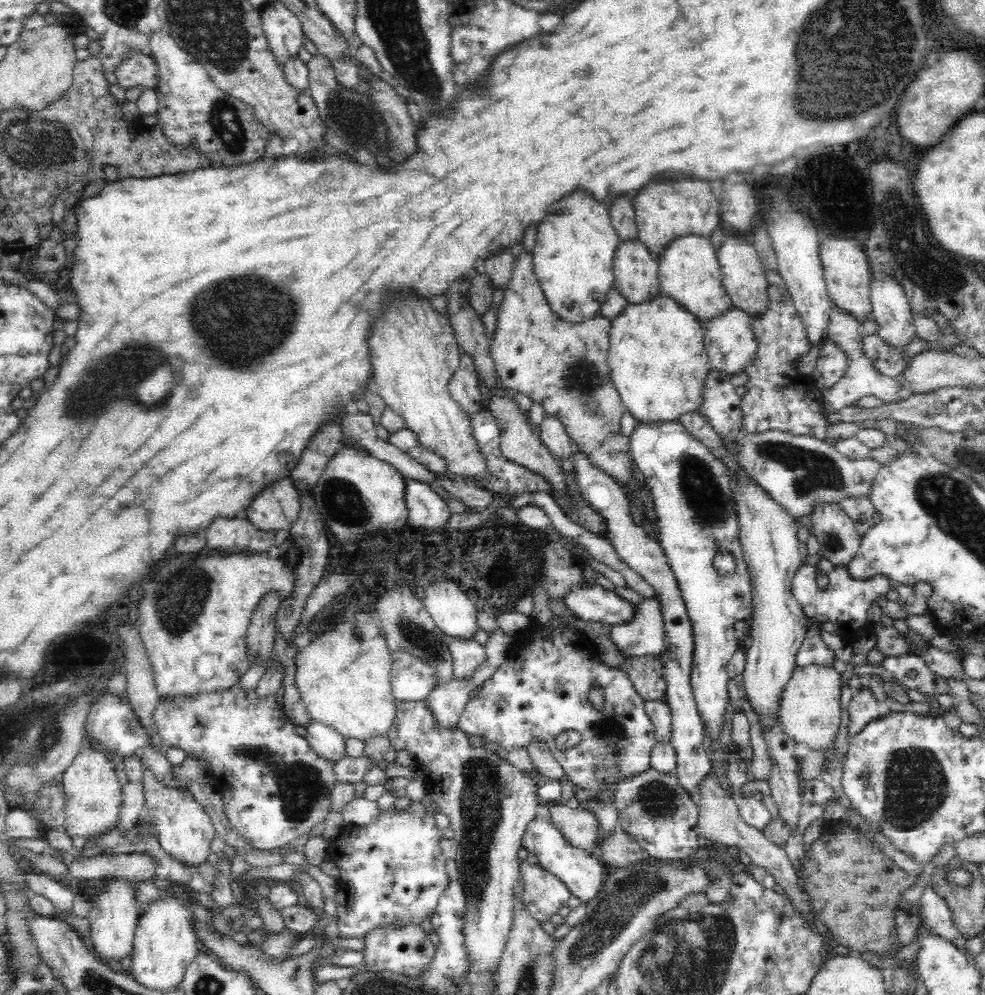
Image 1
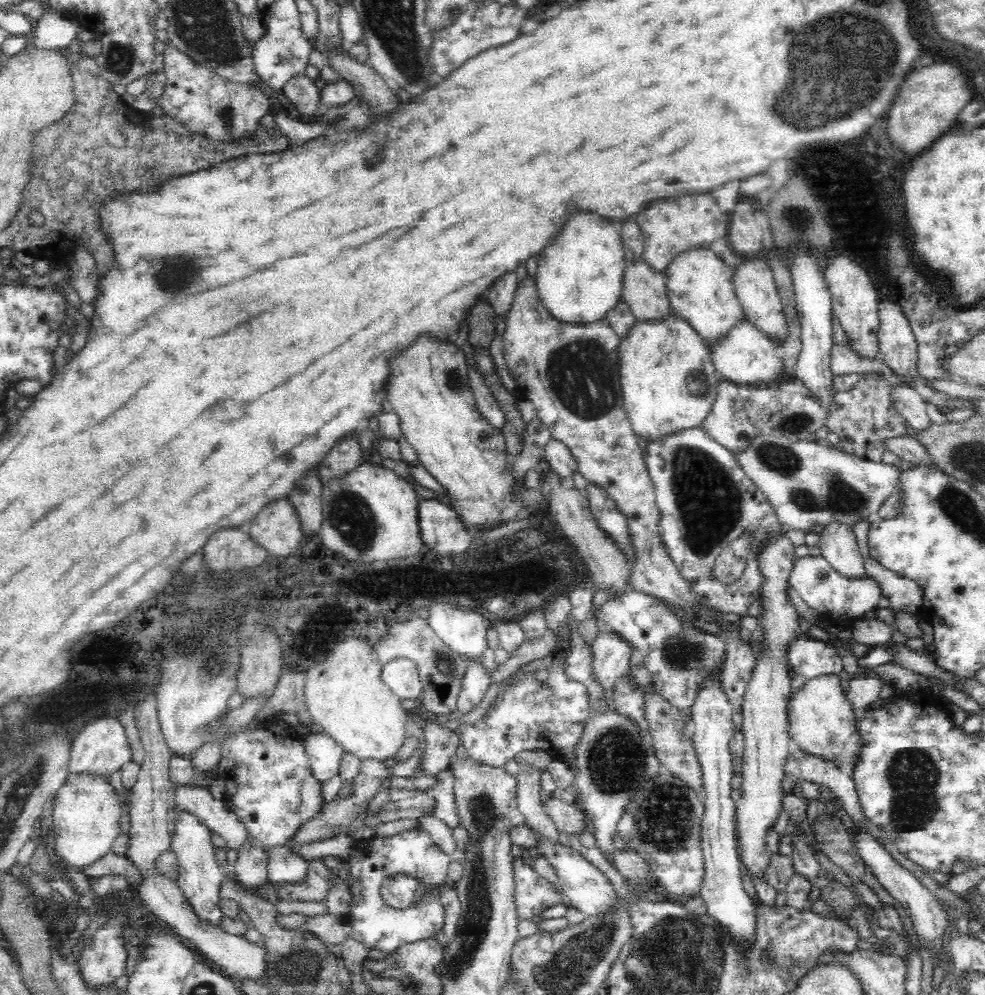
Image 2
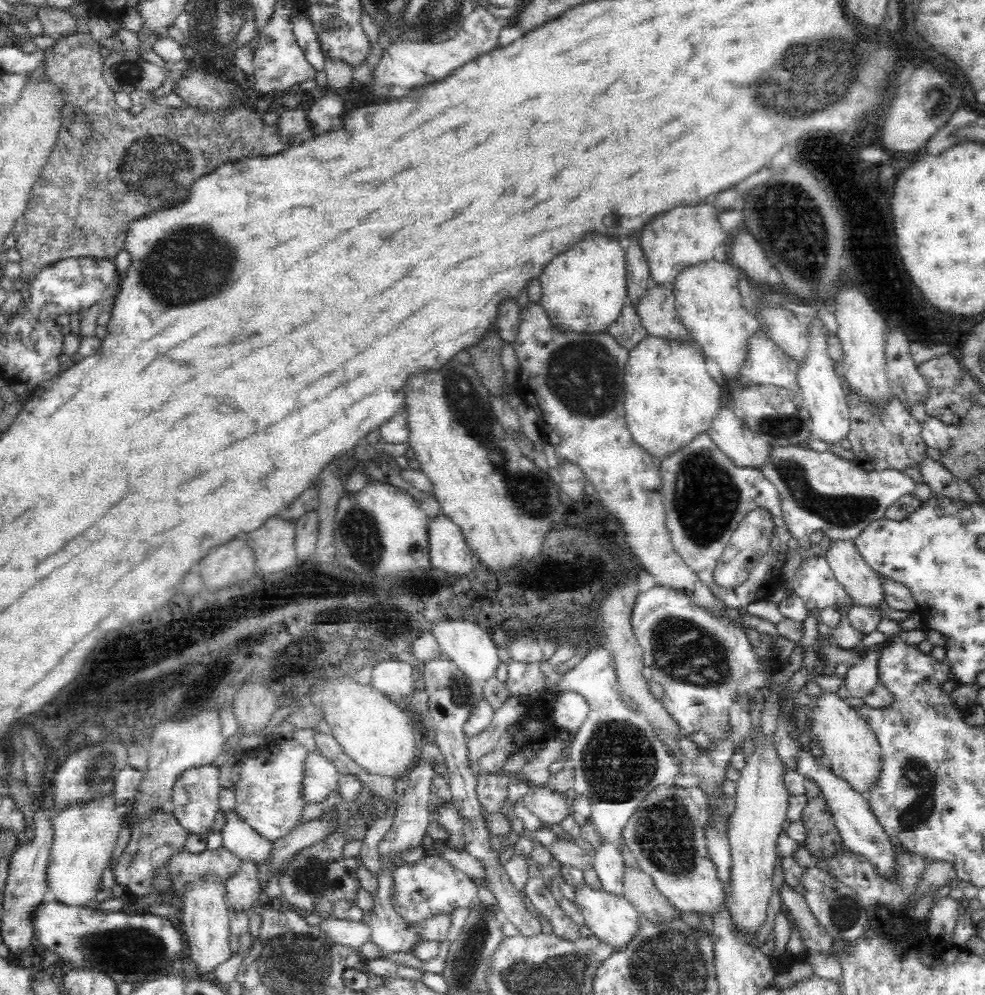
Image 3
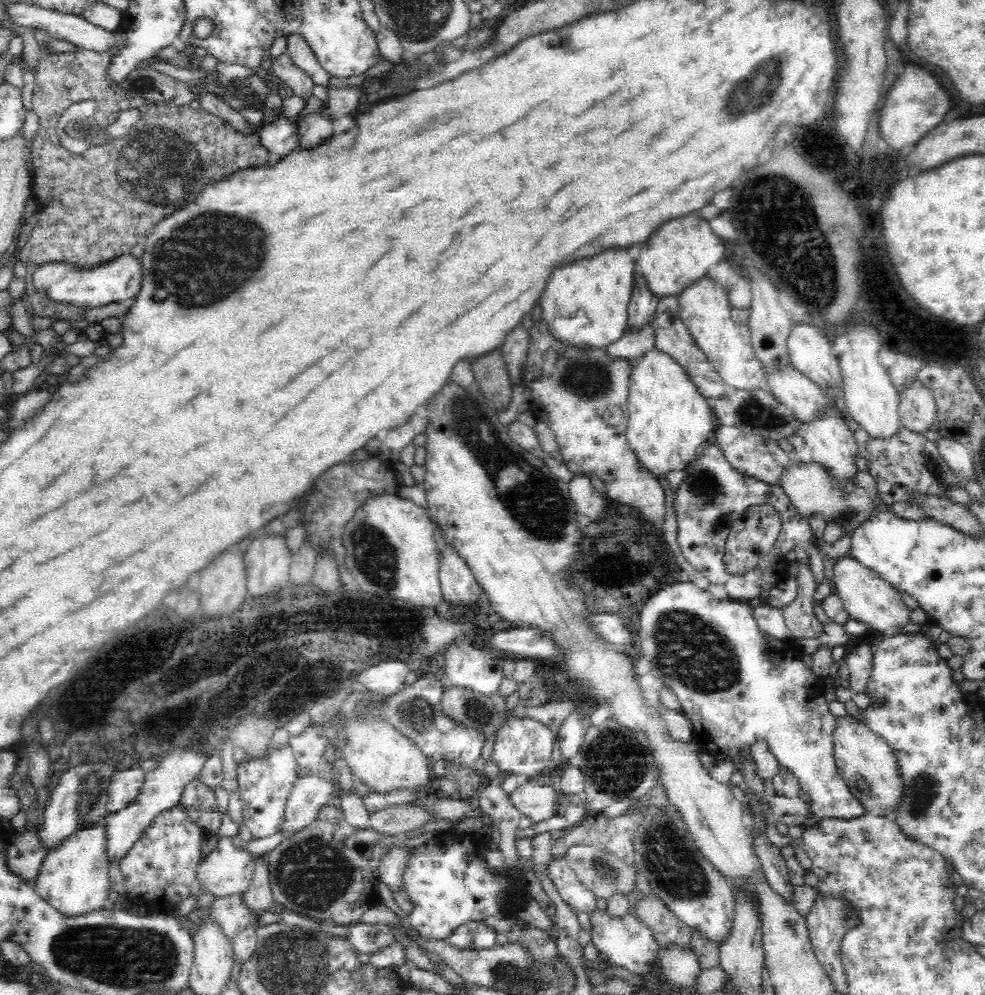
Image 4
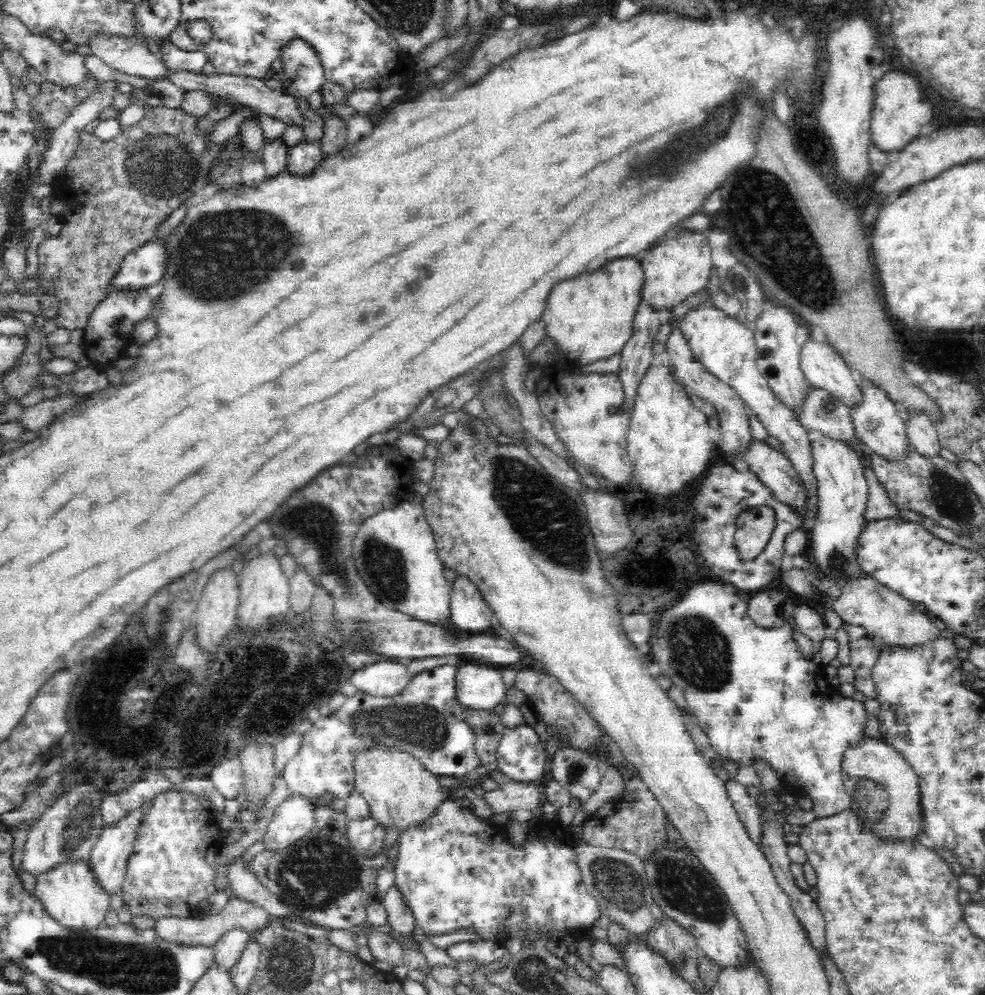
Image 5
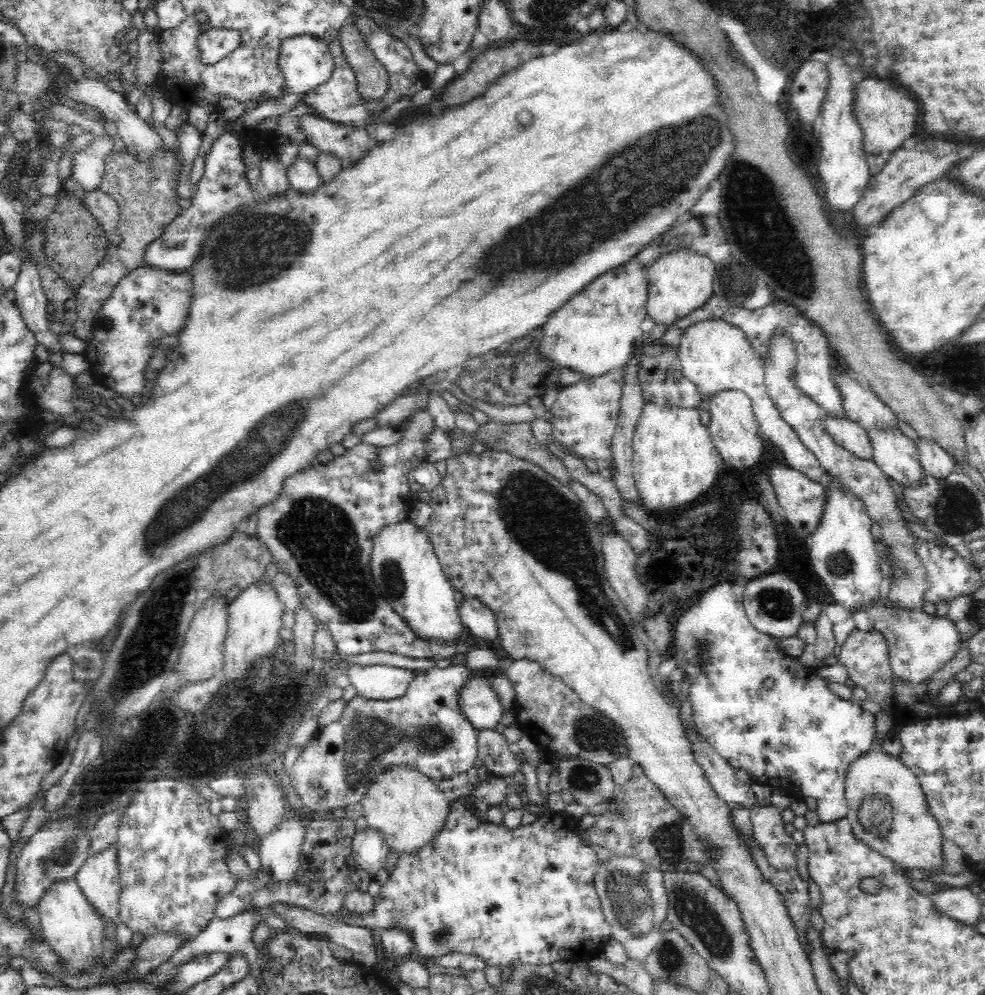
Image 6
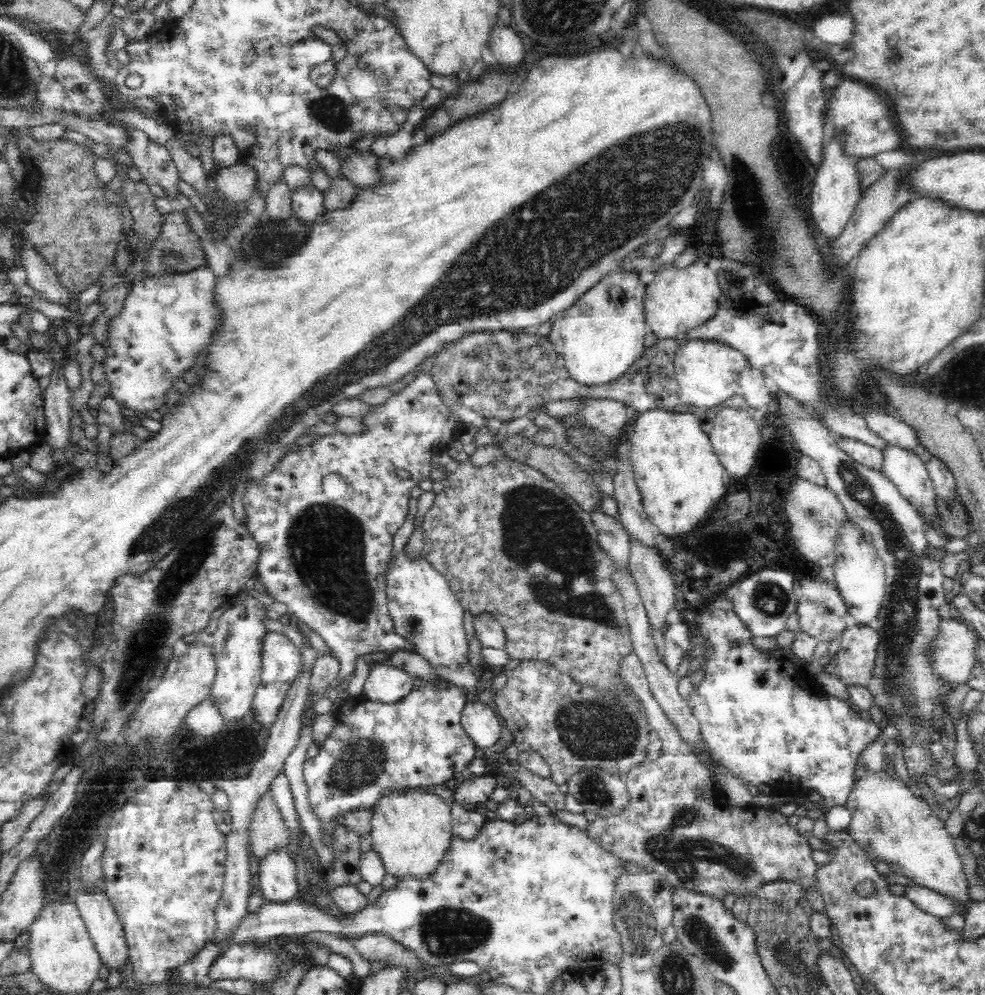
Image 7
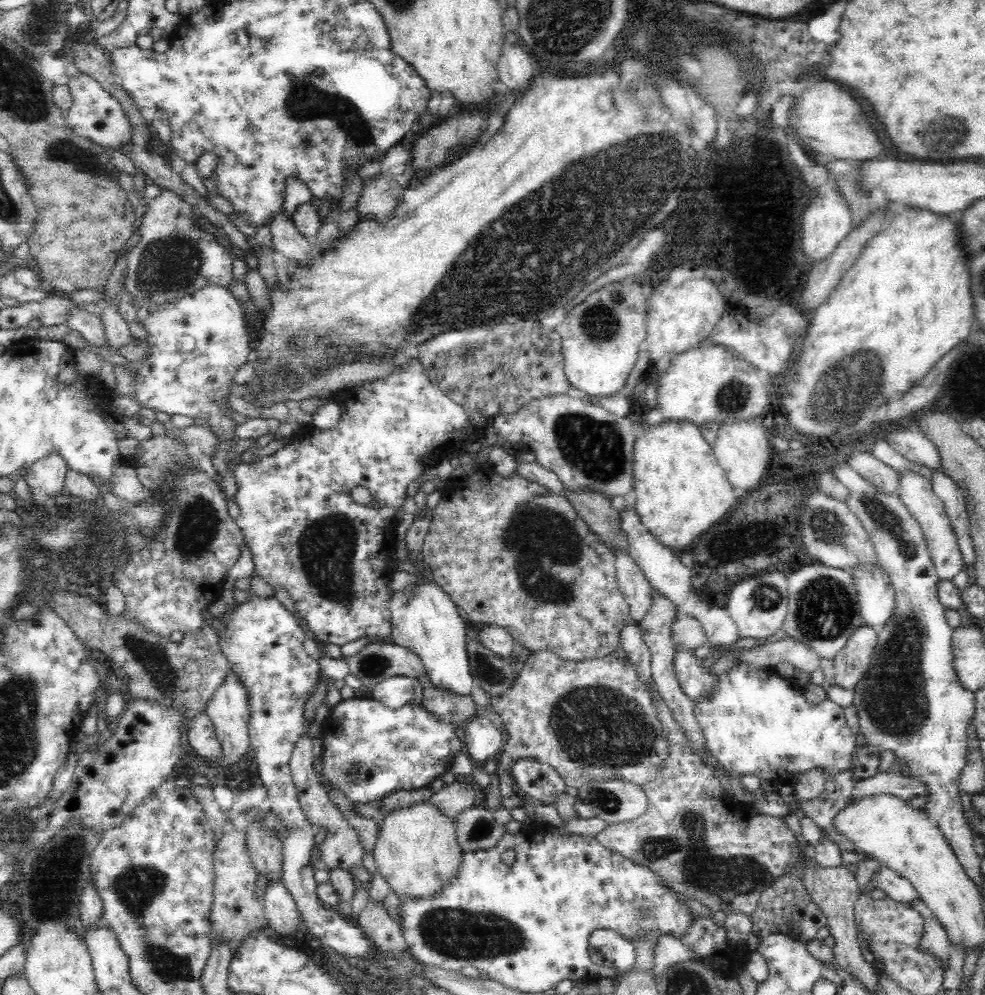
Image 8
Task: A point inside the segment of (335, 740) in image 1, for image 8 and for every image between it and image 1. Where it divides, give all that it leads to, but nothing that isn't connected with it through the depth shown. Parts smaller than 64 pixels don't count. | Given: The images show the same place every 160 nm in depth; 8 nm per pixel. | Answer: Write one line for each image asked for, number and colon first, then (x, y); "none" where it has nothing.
2: (324, 755)
3: (320, 778)
4: (309, 794)
5: (293, 820)
6: (279, 854)
7: (277, 873)
8: (281, 914)

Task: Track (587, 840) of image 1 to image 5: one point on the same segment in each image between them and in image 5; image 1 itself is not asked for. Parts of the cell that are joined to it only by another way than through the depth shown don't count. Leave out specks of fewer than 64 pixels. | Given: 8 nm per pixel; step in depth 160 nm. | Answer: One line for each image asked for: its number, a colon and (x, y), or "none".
2: (569, 819)
3: (551, 807)
4: (539, 803)
5: (511, 795)

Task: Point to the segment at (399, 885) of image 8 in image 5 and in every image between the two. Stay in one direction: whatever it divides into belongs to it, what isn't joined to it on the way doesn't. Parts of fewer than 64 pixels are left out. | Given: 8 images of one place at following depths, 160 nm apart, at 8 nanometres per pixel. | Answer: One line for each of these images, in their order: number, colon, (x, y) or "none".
5: (400, 793)
6: (407, 808)
7: (411, 828)

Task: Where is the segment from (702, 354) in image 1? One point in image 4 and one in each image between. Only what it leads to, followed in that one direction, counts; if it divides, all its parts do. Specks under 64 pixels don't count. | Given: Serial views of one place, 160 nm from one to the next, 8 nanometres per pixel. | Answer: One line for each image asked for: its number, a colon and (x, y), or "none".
2: (668, 380)
3: (669, 397)
4: (668, 422)

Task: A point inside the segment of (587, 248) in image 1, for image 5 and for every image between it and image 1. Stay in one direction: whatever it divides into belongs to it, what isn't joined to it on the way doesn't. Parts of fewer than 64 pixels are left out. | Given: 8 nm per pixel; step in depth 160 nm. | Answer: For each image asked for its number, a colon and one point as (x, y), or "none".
2: (580, 278)
3: (584, 290)
4: (585, 304)
5: (591, 317)

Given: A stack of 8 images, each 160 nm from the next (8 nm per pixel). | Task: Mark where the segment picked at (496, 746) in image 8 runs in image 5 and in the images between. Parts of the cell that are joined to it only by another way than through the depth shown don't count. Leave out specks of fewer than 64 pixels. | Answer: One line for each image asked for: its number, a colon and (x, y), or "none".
5: (478, 687)
6: (478, 703)
7: (479, 722)

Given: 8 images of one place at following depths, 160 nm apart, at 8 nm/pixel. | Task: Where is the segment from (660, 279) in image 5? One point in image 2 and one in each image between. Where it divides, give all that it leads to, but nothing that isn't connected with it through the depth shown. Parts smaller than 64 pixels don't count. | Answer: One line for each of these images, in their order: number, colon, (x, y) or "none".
2: (670, 226)
3: (682, 237)
4: (681, 251)

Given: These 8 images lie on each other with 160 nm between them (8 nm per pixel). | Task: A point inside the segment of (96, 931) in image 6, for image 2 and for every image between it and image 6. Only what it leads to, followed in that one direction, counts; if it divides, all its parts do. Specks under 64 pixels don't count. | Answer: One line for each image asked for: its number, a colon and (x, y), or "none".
2: (86, 813)
3: (85, 834)
4: (73, 878)
5: (69, 893)

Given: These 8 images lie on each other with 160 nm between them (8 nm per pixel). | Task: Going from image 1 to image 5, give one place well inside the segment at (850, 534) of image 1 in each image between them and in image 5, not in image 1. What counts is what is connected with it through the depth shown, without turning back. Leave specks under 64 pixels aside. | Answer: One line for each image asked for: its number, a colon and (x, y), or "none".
2: (839, 547)
3: (864, 586)
4: (868, 598)
5: (887, 615)

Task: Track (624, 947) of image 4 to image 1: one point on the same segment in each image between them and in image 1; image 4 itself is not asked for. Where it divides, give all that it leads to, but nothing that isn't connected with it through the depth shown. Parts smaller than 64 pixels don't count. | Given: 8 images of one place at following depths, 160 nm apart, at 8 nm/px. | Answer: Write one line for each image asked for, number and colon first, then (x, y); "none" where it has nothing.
1: (583, 875)
2: (588, 890)
3: (612, 919)

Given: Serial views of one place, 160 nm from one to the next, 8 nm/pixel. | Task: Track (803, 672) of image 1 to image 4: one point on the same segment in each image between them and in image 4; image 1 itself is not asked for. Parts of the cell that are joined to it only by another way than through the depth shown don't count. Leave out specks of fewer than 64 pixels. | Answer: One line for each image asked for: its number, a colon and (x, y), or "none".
2: (822, 722)
3: (854, 755)
4: (865, 761)

